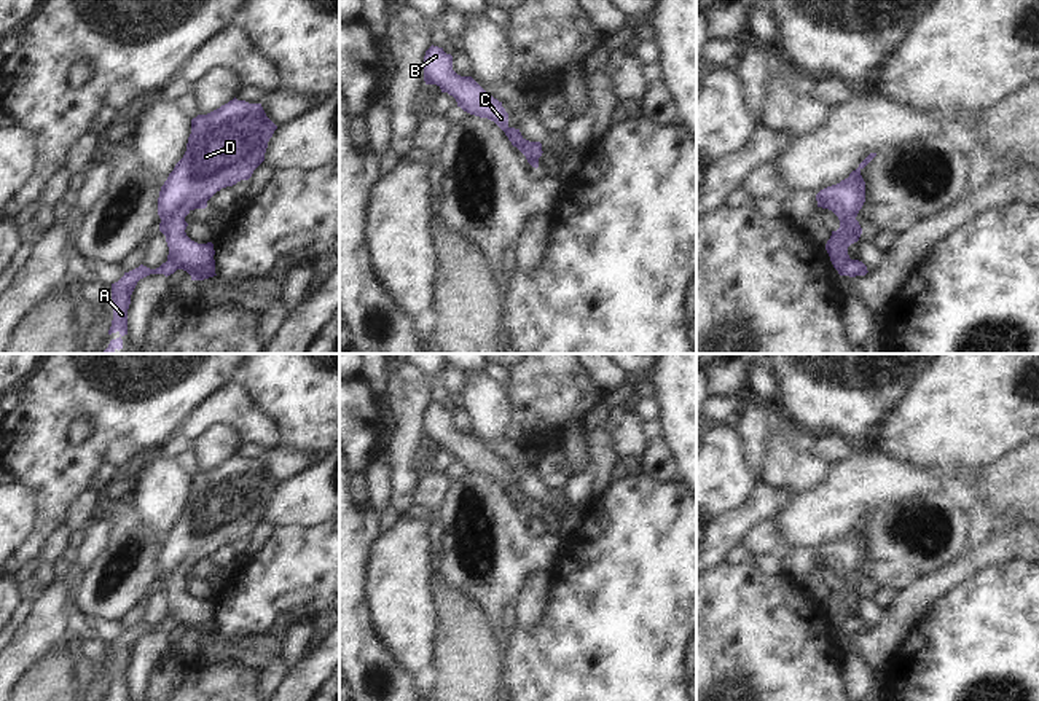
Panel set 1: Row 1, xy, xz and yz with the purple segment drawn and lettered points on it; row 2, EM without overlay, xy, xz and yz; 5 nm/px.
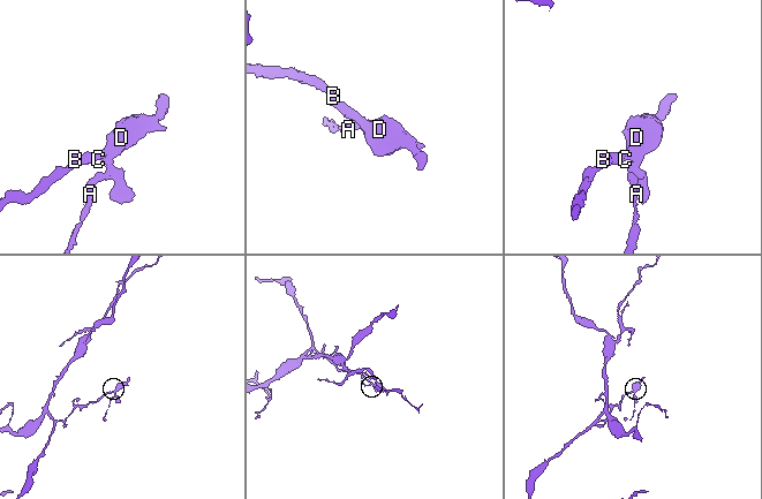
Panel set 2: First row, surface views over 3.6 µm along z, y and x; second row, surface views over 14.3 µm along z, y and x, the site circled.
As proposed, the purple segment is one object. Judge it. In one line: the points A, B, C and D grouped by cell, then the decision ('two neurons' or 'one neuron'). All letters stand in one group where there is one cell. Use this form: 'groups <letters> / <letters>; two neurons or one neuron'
groups A B C D; one neuron

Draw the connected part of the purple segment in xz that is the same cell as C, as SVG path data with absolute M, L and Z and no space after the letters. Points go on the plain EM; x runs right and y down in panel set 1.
M430 403L424 413L424 438L448 449L464 468L494 478L532 524L539 524L542 500L526 497L520 486L508 483L508 470L502 459L488 451L472 433L461 433L453 427L453 413L443 405Z

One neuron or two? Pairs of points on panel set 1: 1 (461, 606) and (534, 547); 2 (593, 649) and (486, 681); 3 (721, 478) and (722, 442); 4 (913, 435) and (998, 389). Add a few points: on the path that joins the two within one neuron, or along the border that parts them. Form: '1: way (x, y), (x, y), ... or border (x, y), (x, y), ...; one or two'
1: border (440, 577), (448, 585), (466, 593), (496, 626); two
2: border (502, 641), (502, 666), (497, 684); two
3: way (721, 469), (722, 451); one
4: way (934, 424), (963, 413), (977, 400); one

